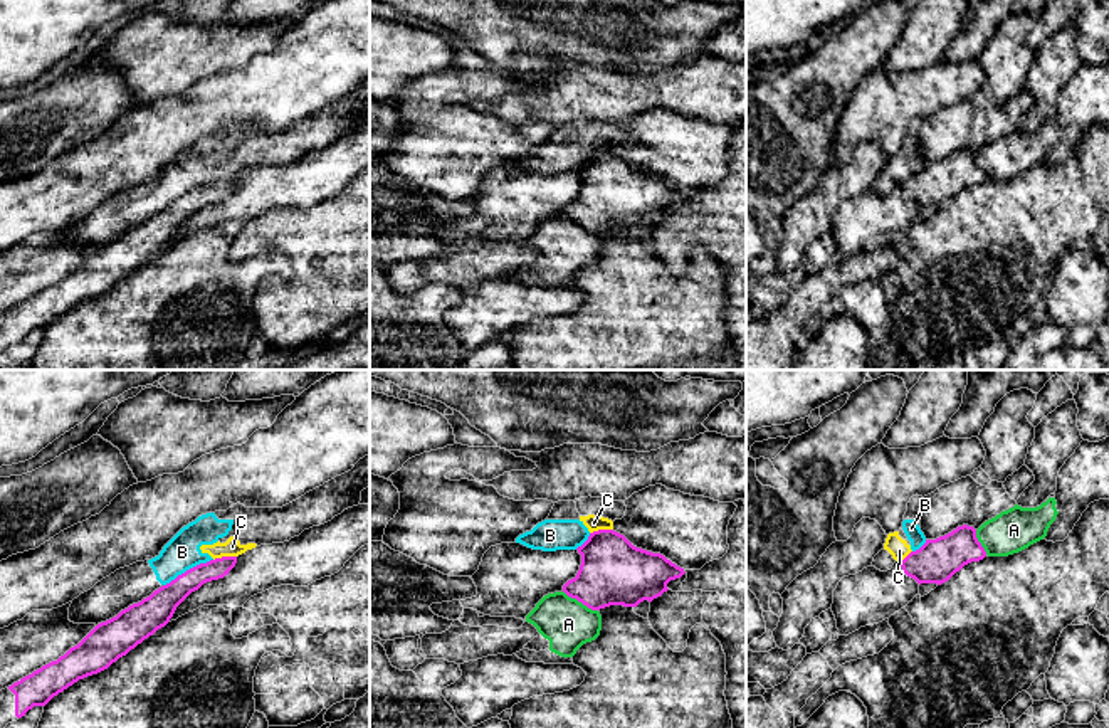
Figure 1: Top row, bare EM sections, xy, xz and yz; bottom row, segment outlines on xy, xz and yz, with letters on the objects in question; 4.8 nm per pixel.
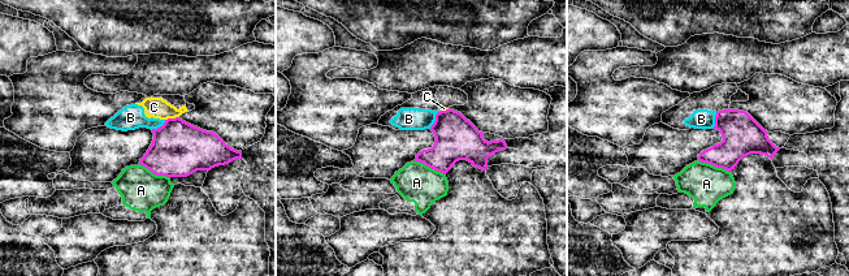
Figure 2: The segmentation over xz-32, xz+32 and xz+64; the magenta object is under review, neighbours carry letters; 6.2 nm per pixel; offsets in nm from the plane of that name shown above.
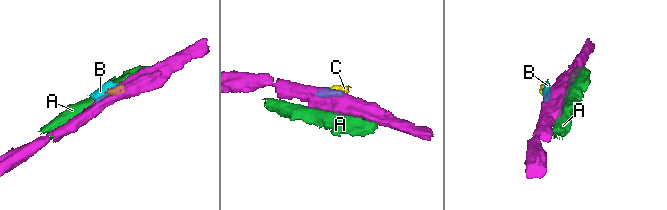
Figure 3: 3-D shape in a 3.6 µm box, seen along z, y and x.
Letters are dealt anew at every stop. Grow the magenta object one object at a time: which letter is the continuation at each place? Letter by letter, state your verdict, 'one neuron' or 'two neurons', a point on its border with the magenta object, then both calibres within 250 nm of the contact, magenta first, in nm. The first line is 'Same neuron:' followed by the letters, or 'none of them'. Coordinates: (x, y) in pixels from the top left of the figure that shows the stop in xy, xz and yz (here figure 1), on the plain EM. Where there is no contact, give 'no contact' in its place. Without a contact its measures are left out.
Same neuron: none of them
A: two neurons; meets magenta in xz at (580, 224); 320 nm thick on the magenta side, 240 nm on the other
B: two neurons; meets magenta in xy at (187, 194); 160 nm thick on the magenta side, 170 nm on the other
C: two neurons; meets magenta in xy at (224, 180); 100 nm thick on the magenta side, 90 nm on the other

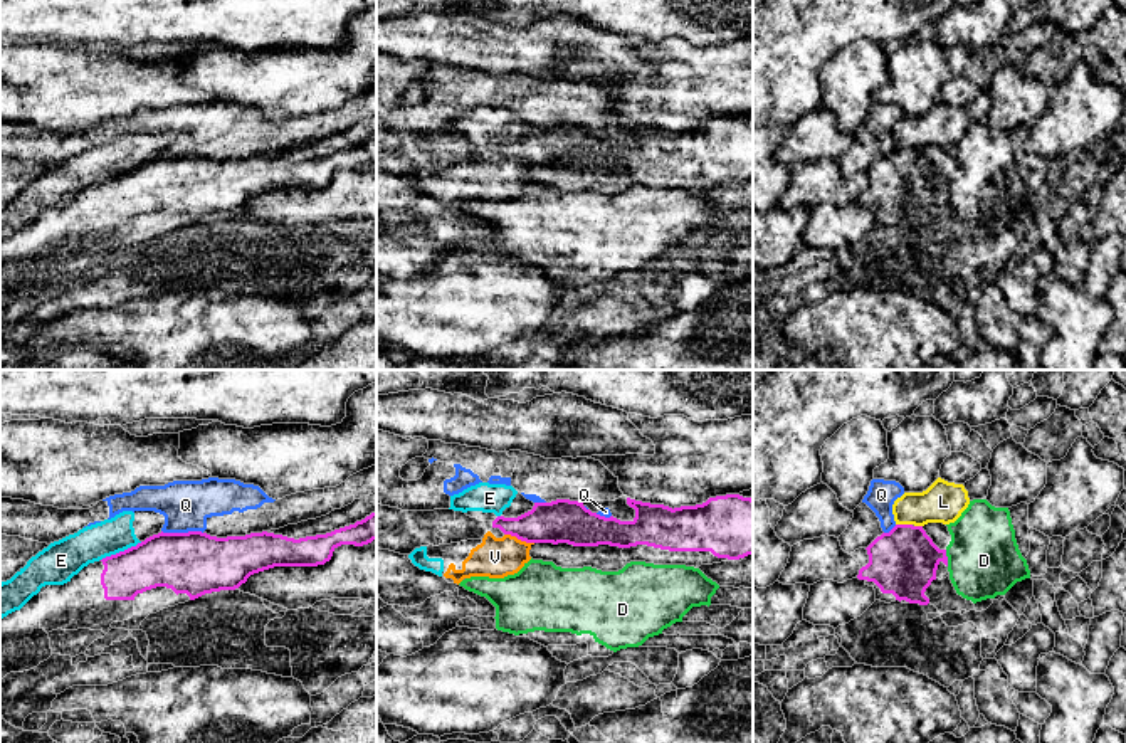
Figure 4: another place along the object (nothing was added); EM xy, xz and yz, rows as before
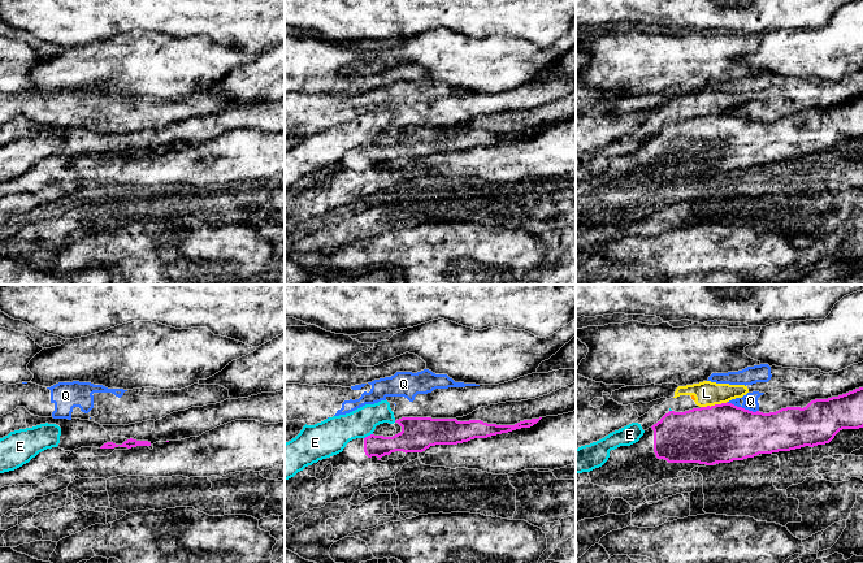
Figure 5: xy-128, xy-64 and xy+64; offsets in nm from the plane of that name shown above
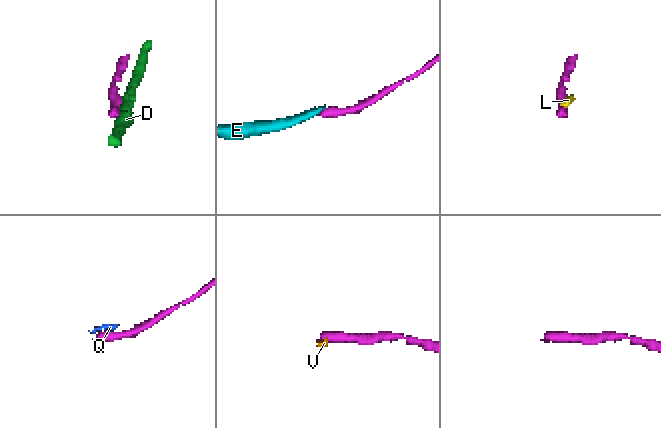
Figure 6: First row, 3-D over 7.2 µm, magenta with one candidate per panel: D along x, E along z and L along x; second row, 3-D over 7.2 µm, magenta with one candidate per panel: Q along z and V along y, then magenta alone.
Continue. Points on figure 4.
Same neuron: none of them
D: two neurons; meets magenta in yz at (947, 182); 320 nm thick on the magenta side, 360 nm on the other
E: two neurons; meets magenta in xy at (121, 175); 260 nm thick on the magenta side, 180 nm on the other
L: two neurons; meets magenta in yz at (905, 148); 320 nm thick on the magenta side, 200 nm on the other
Q: two neurons; meets magenta in xy at (182, 157); 300 nm thick on the magenta side, 240 nm on the other
V: two neurons; meets magenta in xz at (520, 162); 200 nm thick on the magenta side, 190 nm on the other

